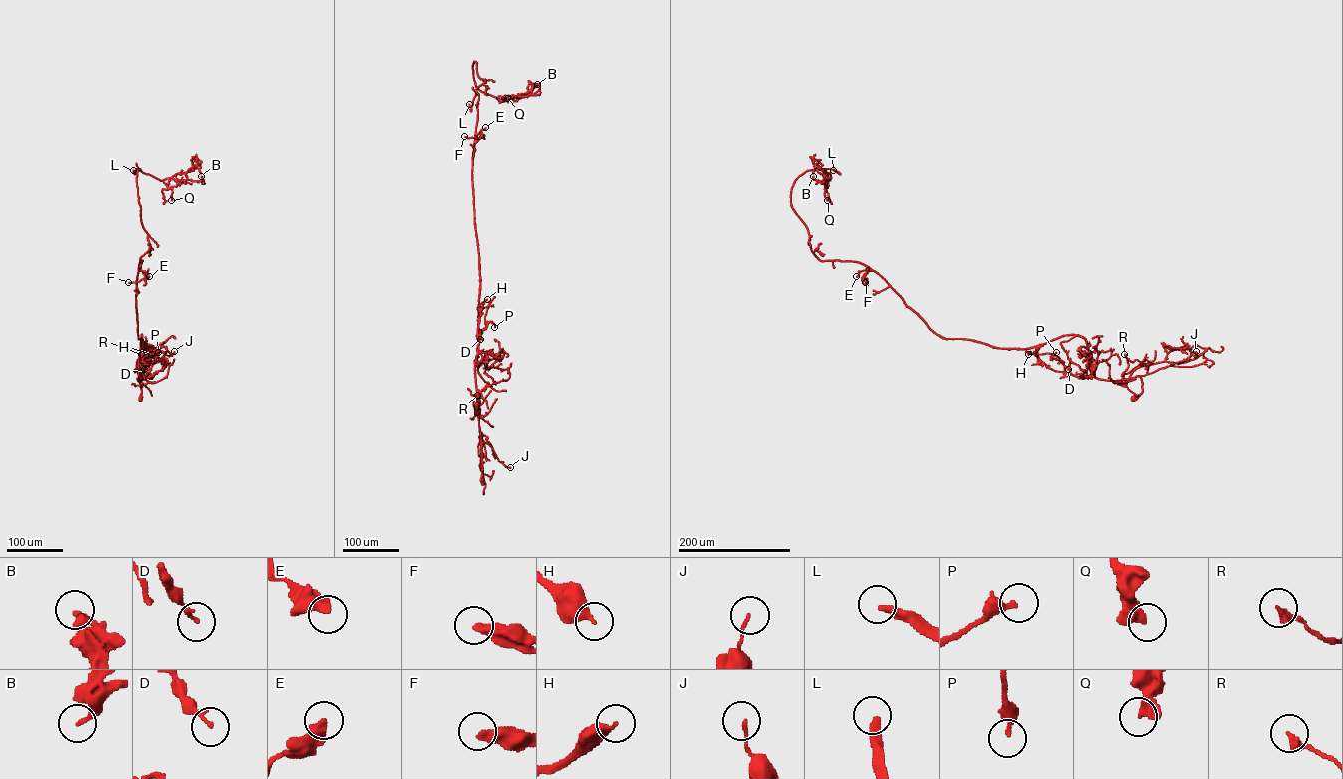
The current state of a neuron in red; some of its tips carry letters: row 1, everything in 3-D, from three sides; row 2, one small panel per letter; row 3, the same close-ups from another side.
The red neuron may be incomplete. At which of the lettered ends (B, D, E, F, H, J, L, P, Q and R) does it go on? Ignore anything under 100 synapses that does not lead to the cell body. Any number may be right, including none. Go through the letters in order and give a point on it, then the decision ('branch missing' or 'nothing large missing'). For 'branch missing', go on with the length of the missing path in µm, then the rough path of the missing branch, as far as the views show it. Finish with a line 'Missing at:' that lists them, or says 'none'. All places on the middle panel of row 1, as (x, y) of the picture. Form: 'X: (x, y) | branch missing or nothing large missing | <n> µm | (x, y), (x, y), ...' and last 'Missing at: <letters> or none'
B: (537, 84) | nothing large missing
D: (480, 339) | nothing large missing
E: (485, 127) | nothing large missing
F: (464, 136) | nothing large missing
H: (487, 299) | nothing large missing
J: (510, 467) | nothing large missing
L: (469, 104) | branch missing | 200 µm | (469, 104), (467, 92), (418, 97), (403, 88), (407, 85)
P: (494, 327) | nothing large missing
Q: (507, 98) | nothing large missing
R: (477, 395) | nothing large missing
Missing at: L

